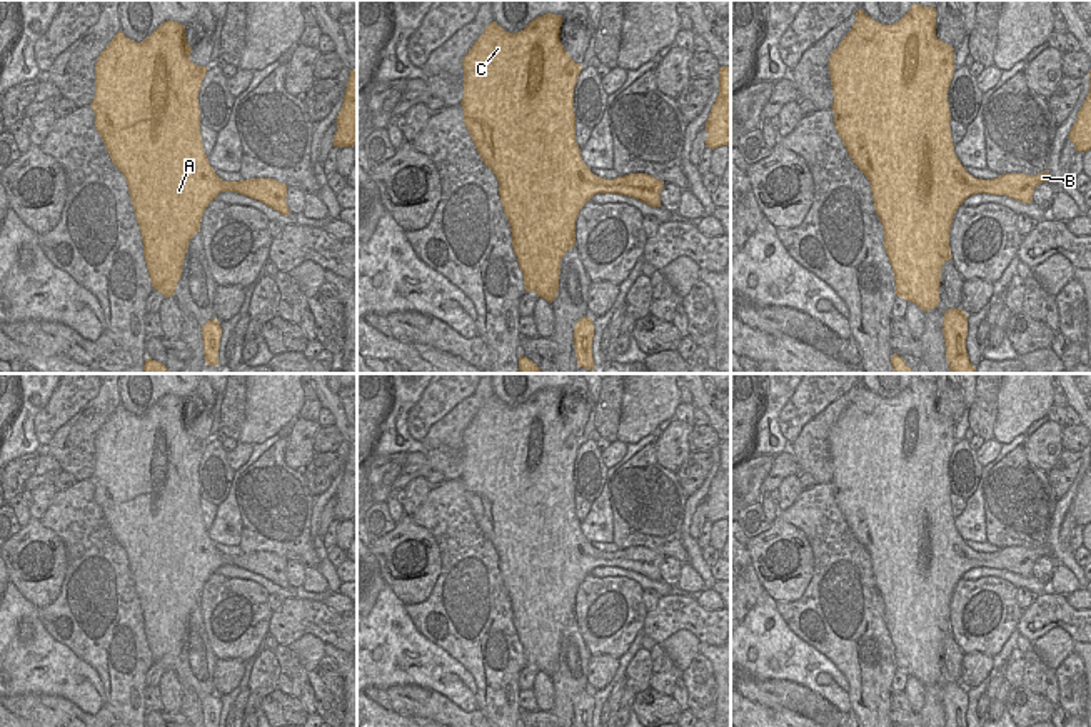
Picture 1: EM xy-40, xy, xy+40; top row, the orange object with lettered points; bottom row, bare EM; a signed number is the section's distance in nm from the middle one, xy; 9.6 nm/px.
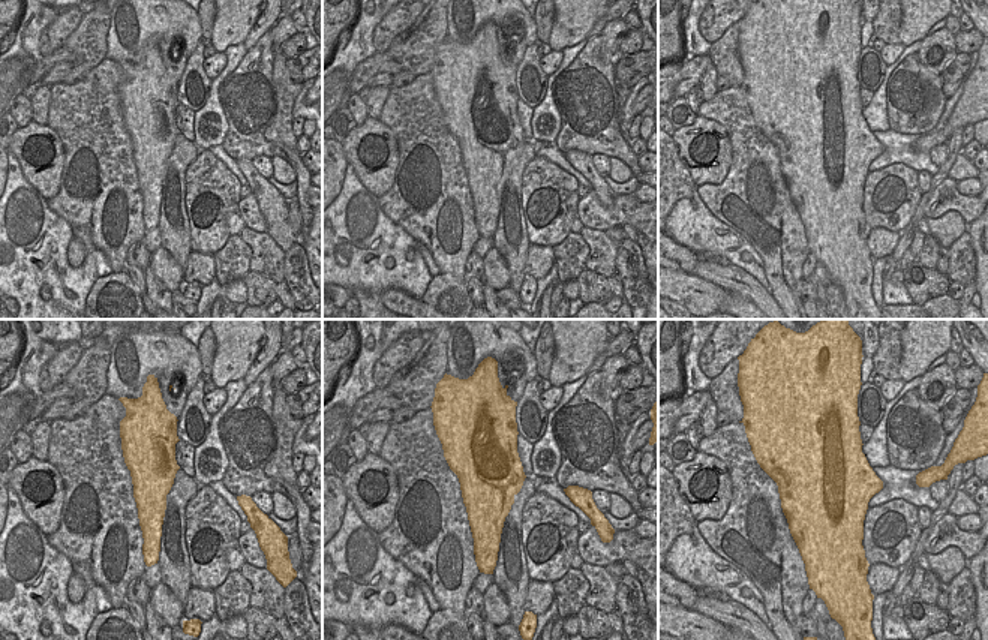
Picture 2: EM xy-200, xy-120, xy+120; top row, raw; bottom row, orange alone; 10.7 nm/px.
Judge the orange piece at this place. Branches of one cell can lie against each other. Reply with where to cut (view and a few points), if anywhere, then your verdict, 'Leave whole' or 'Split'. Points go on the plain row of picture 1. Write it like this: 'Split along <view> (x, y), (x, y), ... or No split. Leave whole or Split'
No split. Leave whole.

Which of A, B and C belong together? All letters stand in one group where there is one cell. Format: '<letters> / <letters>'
A B C

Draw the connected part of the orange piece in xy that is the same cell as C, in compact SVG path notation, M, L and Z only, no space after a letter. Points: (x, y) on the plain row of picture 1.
M546 387L517 407L495 395L472 419L464 440L464 497L482 535L499 555L512 620L525 665L549 677L557 670L561 634L576 619L576 594L596 567L619 567L661 580L664 555L647 547L612 554L591 545L576 515L574 460L582 444L561 417L562 389Z

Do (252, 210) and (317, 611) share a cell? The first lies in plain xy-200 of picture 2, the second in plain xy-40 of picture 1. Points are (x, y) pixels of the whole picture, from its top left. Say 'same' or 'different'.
same

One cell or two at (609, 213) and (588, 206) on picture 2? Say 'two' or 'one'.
one

